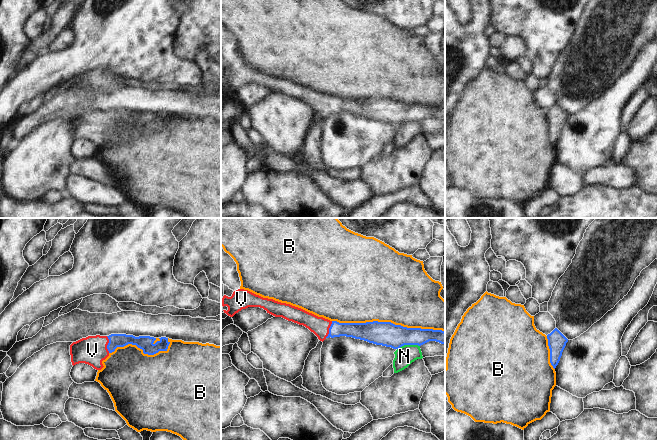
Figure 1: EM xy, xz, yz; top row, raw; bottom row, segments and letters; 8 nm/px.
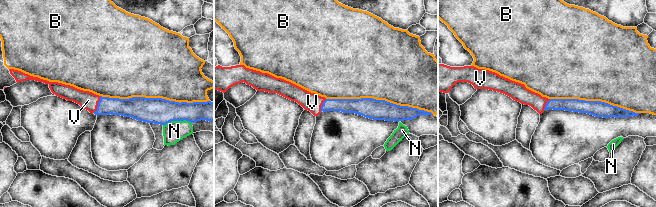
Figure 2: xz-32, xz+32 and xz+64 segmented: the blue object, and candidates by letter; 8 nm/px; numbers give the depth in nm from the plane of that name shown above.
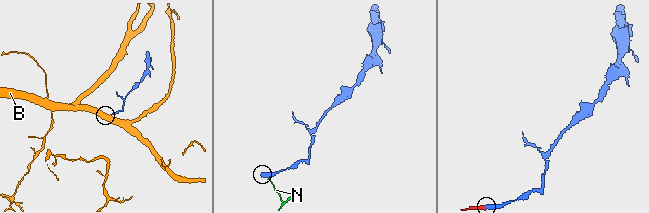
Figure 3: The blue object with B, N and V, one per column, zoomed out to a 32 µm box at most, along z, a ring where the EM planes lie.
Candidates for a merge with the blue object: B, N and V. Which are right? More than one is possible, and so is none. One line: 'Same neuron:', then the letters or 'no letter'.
Same neuron: V

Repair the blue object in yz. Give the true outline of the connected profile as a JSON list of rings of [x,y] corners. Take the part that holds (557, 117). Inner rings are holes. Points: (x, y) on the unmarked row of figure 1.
[[[557,104],[547,111],[547,115],[550,125],[550,139],[555,145],[560,137],[568,115]]]

